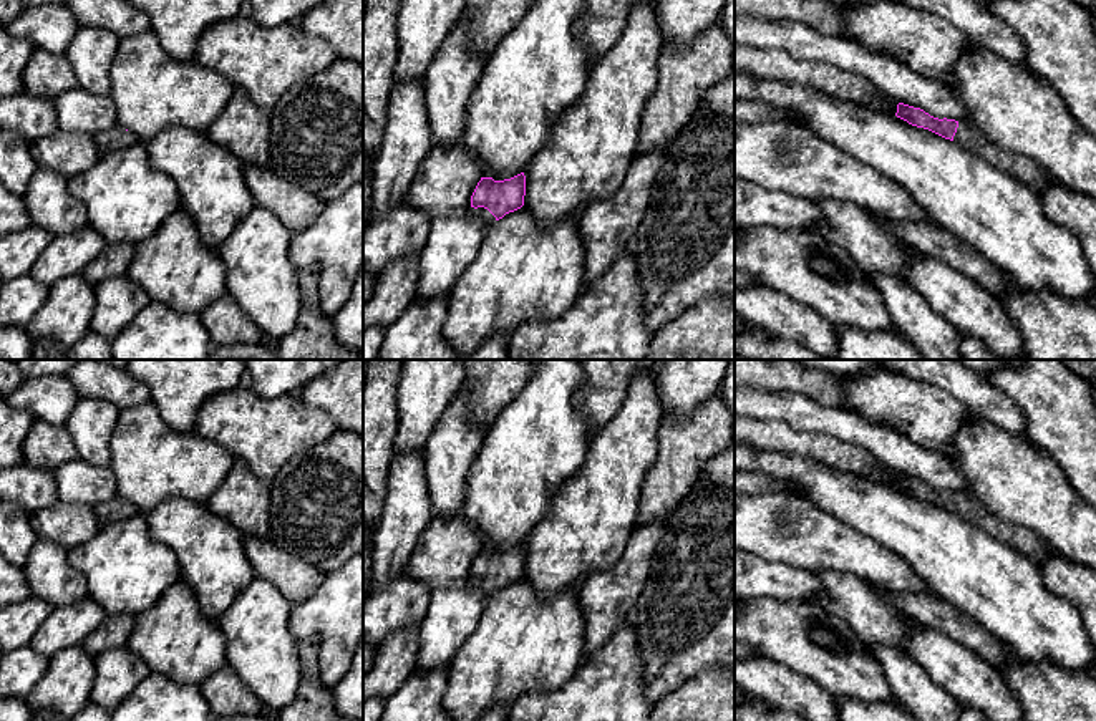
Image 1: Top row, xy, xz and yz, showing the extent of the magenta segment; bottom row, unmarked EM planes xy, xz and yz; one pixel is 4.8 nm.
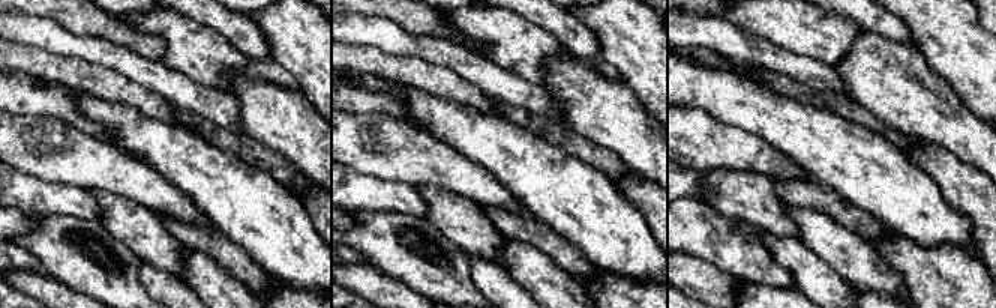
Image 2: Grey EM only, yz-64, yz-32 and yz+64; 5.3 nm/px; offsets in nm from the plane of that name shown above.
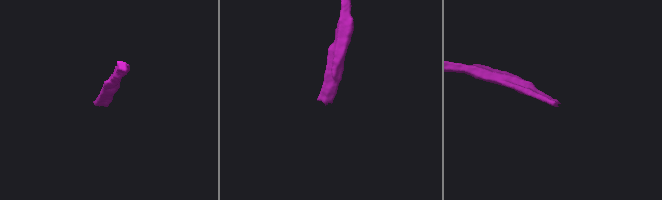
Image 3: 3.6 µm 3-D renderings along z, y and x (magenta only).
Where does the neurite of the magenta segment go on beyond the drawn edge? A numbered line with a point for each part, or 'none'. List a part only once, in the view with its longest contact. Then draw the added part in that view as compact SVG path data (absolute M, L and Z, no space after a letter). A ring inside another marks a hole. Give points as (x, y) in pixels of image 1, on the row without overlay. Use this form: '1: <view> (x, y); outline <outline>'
1: xz (486, 589); outline M471 578L471 583L474 583L479 588L484 602L489 600L496 593L496 588L484 578L478 578L478 580Z

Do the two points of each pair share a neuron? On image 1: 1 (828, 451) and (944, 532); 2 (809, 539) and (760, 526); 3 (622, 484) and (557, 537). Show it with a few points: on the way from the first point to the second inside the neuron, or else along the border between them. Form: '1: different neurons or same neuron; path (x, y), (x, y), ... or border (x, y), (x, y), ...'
1: different neurons; border (826, 466), (866, 476), (894, 488)
2: same neuron; path (798, 539), (783, 539), (771, 529)
3: same neuron; path (606, 501), (574, 532)

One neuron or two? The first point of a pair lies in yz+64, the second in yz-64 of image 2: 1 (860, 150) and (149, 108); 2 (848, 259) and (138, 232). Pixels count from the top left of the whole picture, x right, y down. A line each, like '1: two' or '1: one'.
1: two
2: two

